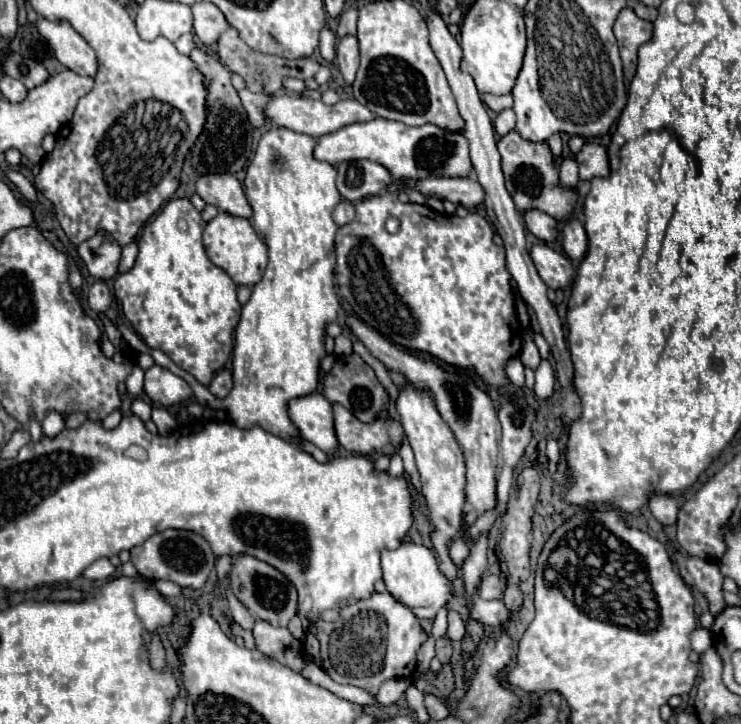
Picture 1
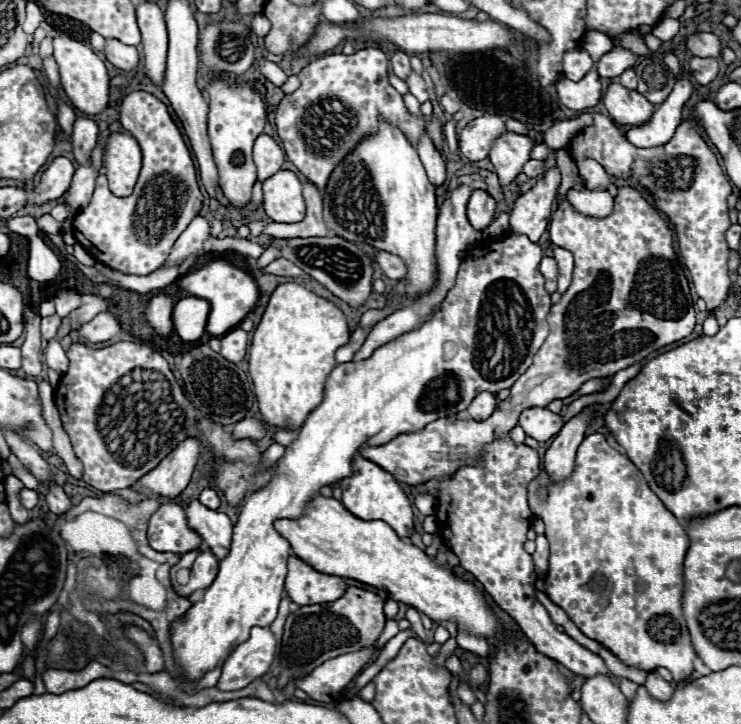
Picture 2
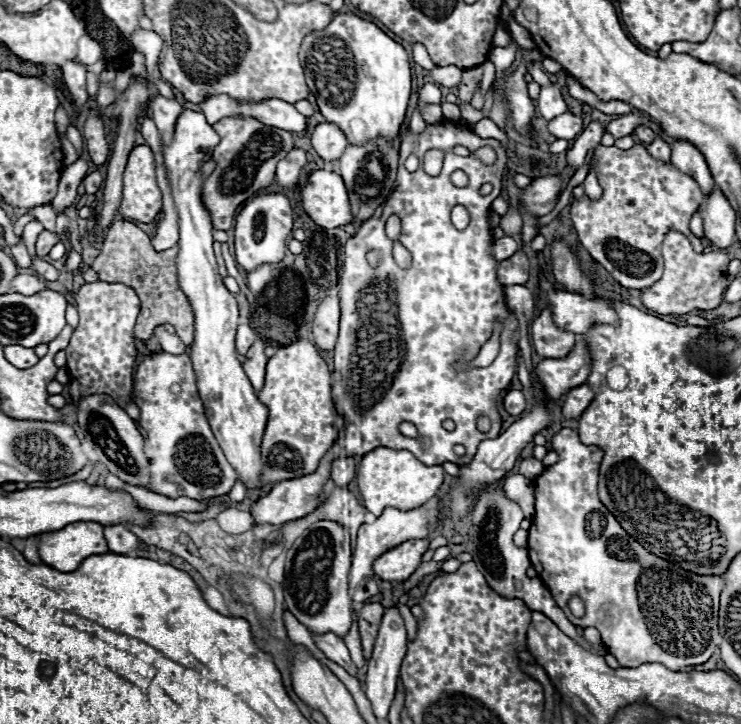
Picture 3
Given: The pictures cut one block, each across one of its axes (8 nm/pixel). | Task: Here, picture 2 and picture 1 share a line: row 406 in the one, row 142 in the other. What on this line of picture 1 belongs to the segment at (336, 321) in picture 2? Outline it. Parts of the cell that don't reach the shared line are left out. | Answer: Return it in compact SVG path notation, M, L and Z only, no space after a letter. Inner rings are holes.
M272 128L272 130L268 130L266 134L262 134L260 144L258 144L256 154L254 154L254 160L252 160L250 166L246 168L246 178L244 178L246 198L248 198L248 204L250 204L250 208L252 208L252 224L254 224L254 228L258 230L258 234L264 238L264 242L266 242L266 246L268 246L268 266L266 266L266 270L264 270L262 280L260 280L258 284L254 284L254 290L252 290L250 300L242 306L240 322L238 322L238 328L236 328L236 346L234 346L234 352L232 352L232 380L234 380L234 388L232 388L232 392L230 392L226 398L218 400L218 398L210 393L207 387L198 384L196 378L194 378L192 374L188 374L188 372L184 372L182 368L178 368L178 366L176 366L176 364L174 364L174 362L172 362L172 360L170 360L162 350L148 348L148 346L144 344L144 341L126 324L122 321L117 322L118 329L133 350L139 353L149 353L152 358L156 360L156 364L160 364L162 368L168 368L168 370L174 372L176 376L182 376L182 378L192 386L192 390L194 390L194 398L202 408L226 410L228 416L230 416L230 422L232 422L234 426L238 426L238 428L254 428L254 424L258 424L260 428L266 428L266 432L270 432L270 434L274 434L274 436L278 436L278 438L282 438L282 440L288 440L288 442L294 444L294 446L300 446L300 440L302 440L302 438L300 438L298 428L292 424L292 420L290 420L290 416L288 416L288 402L294 400L294 398L302 398L302 396L314 394L314 392L318 390L320 360L326 356L326 348L324 348L326 326L328 326L330 322L336 320L336 316L338 316L338 308L340 308L340 302L338 302L336 292L334 292L334 282L332 282L332 280L334 280L334 268L336 268L334 236L336 236L336 230L338 230L338 226L336 226L334 220L332 220L332 210L334 210L336 204L342 200L342 196L340 196L340 192L338 192L338 188L336 188L336 168L334 168L332 164L328 164L328 162L318 162L318 160L314 160L314 156L312 156L314 146L316 146L316 140L314 140L312 136L298 134L298 132L288 130L288 128Z

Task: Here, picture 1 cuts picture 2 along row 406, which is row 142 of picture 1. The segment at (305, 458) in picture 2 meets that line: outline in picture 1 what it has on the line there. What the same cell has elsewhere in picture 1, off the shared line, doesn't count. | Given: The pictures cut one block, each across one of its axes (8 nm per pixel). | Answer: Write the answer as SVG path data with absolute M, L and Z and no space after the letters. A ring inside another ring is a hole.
M376 118L364 124L350 124L328 136L320 136L314 148L314 158L324 160L332 166L346 160L366 158L388 168L388 172L396 180L428 176L468 176L472 170L468 156L468 140L464 138L462 132L450 134L434 124L412 128L402 122L386 118Z

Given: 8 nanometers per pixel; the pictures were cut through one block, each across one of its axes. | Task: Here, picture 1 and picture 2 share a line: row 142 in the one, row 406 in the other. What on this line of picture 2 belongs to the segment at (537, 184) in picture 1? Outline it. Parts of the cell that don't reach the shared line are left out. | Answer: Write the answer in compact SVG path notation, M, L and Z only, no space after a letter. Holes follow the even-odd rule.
M620 186L614 210L606 218L584 216L564 198L552 214L548 232L552 244L574 254L576 266L570 288L548 314L550 336L536 352L534 364L512 384L510 396L498 404L488 420L438 418L422 432L400 434L384 446L362 446L360 454L382 466L398 482L416 486L454 476L458 464L478 462L486 444L508 436L526 408L544 408L554 400L564 400L584 382L612 376L694 330L694 302L674 248L674 232L656 206L636 188Z

